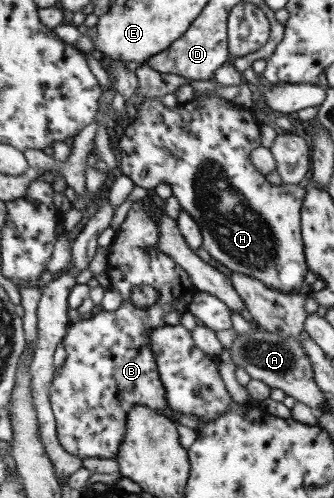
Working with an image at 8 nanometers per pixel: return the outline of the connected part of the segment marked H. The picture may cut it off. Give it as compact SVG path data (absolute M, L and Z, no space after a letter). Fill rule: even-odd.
M194 95L192 100L180 104L176 109L168 109L162 104L162 98L145 98L136 109L136 119L130 124L126 124L122 129L119 138L119 153L121 167L119 173L132 178L132 180L145 189L155 189L158 185L166 183L173 188L173 196L179 201L181 208L188 211L192 218L195 218L203 232L203 247L213 256L215 264L225 271L241 272L248 274L252 278L261 280L268 288L292 293L306 289L304 280L308 274L307 255L305 242L303 239L303 206L307 200L306 184L272 184L267 175L262 174L252 162L251 154L256 148L262 146L260 140L260 126L258 118L254 117L252 109L240 107L236 103L223 100L218 95Z

